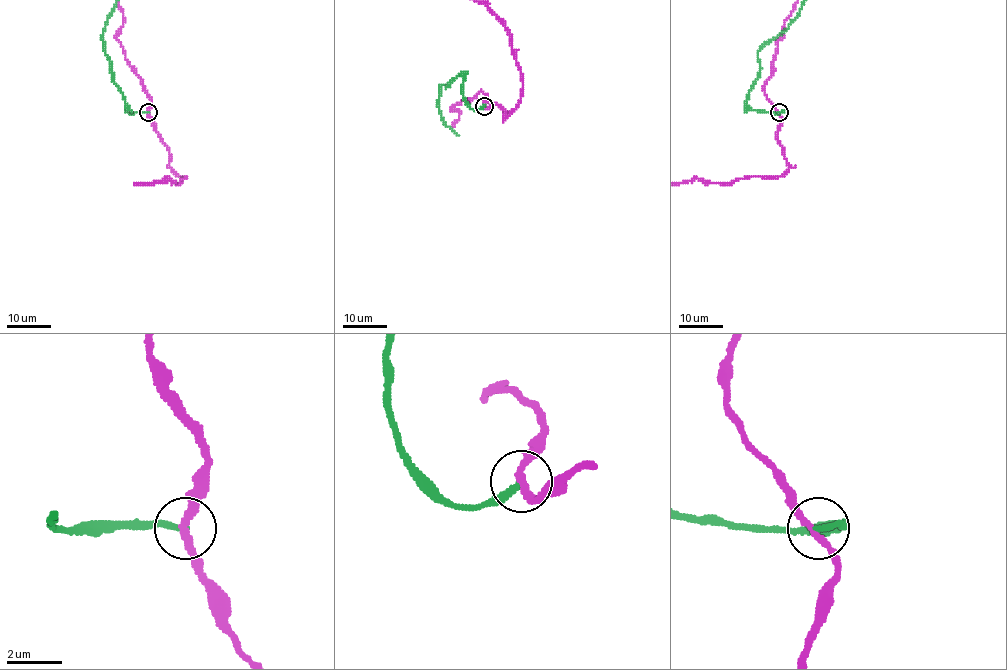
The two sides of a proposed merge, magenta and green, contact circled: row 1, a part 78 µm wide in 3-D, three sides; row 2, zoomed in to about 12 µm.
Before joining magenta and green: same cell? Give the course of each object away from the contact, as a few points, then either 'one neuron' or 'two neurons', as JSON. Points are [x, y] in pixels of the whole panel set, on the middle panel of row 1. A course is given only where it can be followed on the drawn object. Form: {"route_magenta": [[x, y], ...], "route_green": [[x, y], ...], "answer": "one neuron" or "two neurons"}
{"answer": "two neurons"}

